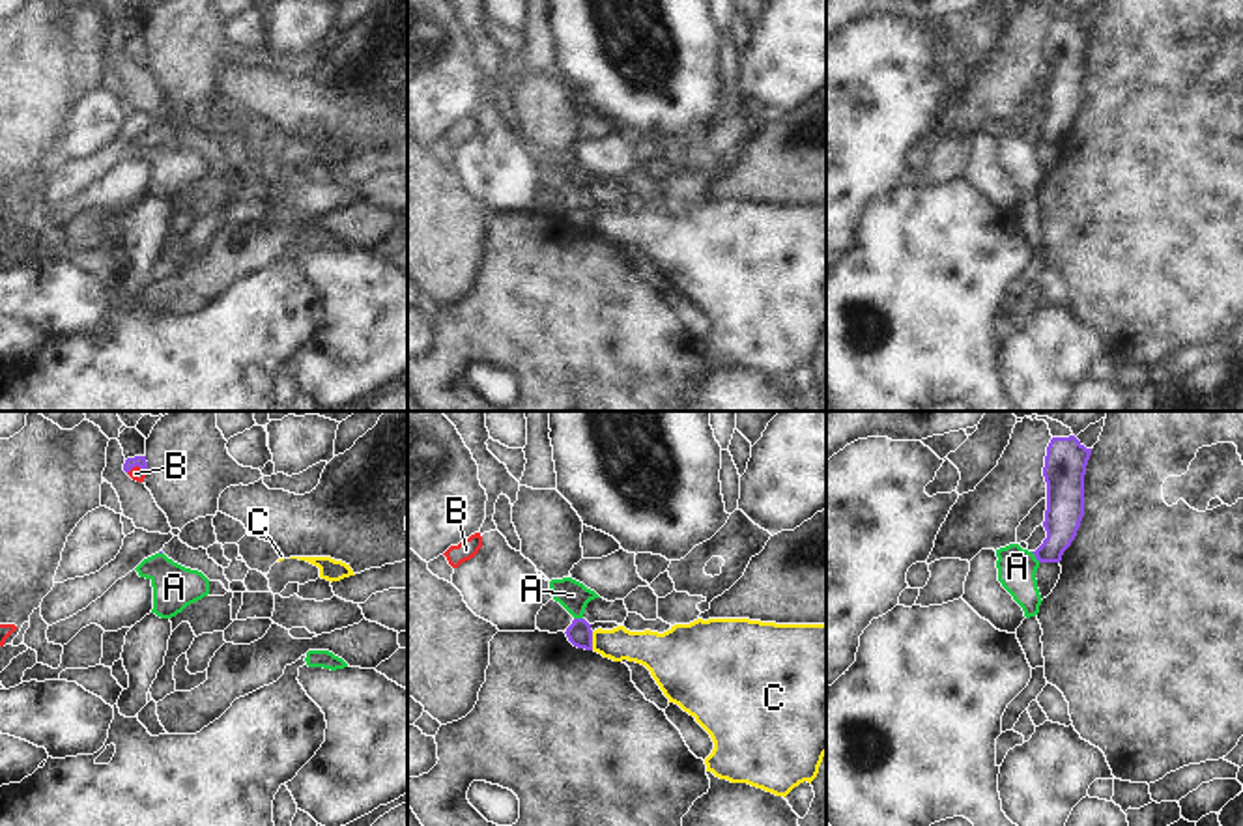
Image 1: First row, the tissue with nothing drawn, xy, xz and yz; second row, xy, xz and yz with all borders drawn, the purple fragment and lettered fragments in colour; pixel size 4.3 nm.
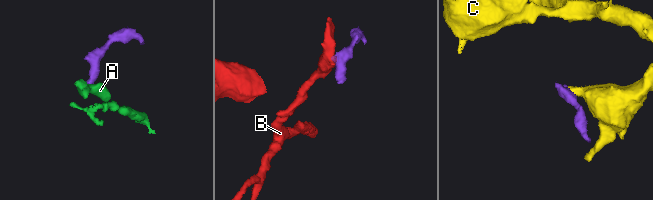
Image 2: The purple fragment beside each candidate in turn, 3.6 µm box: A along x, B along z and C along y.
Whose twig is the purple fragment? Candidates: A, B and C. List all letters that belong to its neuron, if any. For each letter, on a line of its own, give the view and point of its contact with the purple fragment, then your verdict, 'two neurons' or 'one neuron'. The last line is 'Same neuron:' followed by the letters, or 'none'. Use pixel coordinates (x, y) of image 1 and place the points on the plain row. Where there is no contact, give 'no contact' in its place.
A: yz (1036, 139) | two neurons
B: xy (135, 47) | one neuron
C: xz (591, 223) | two neurons
Same neuron: B

